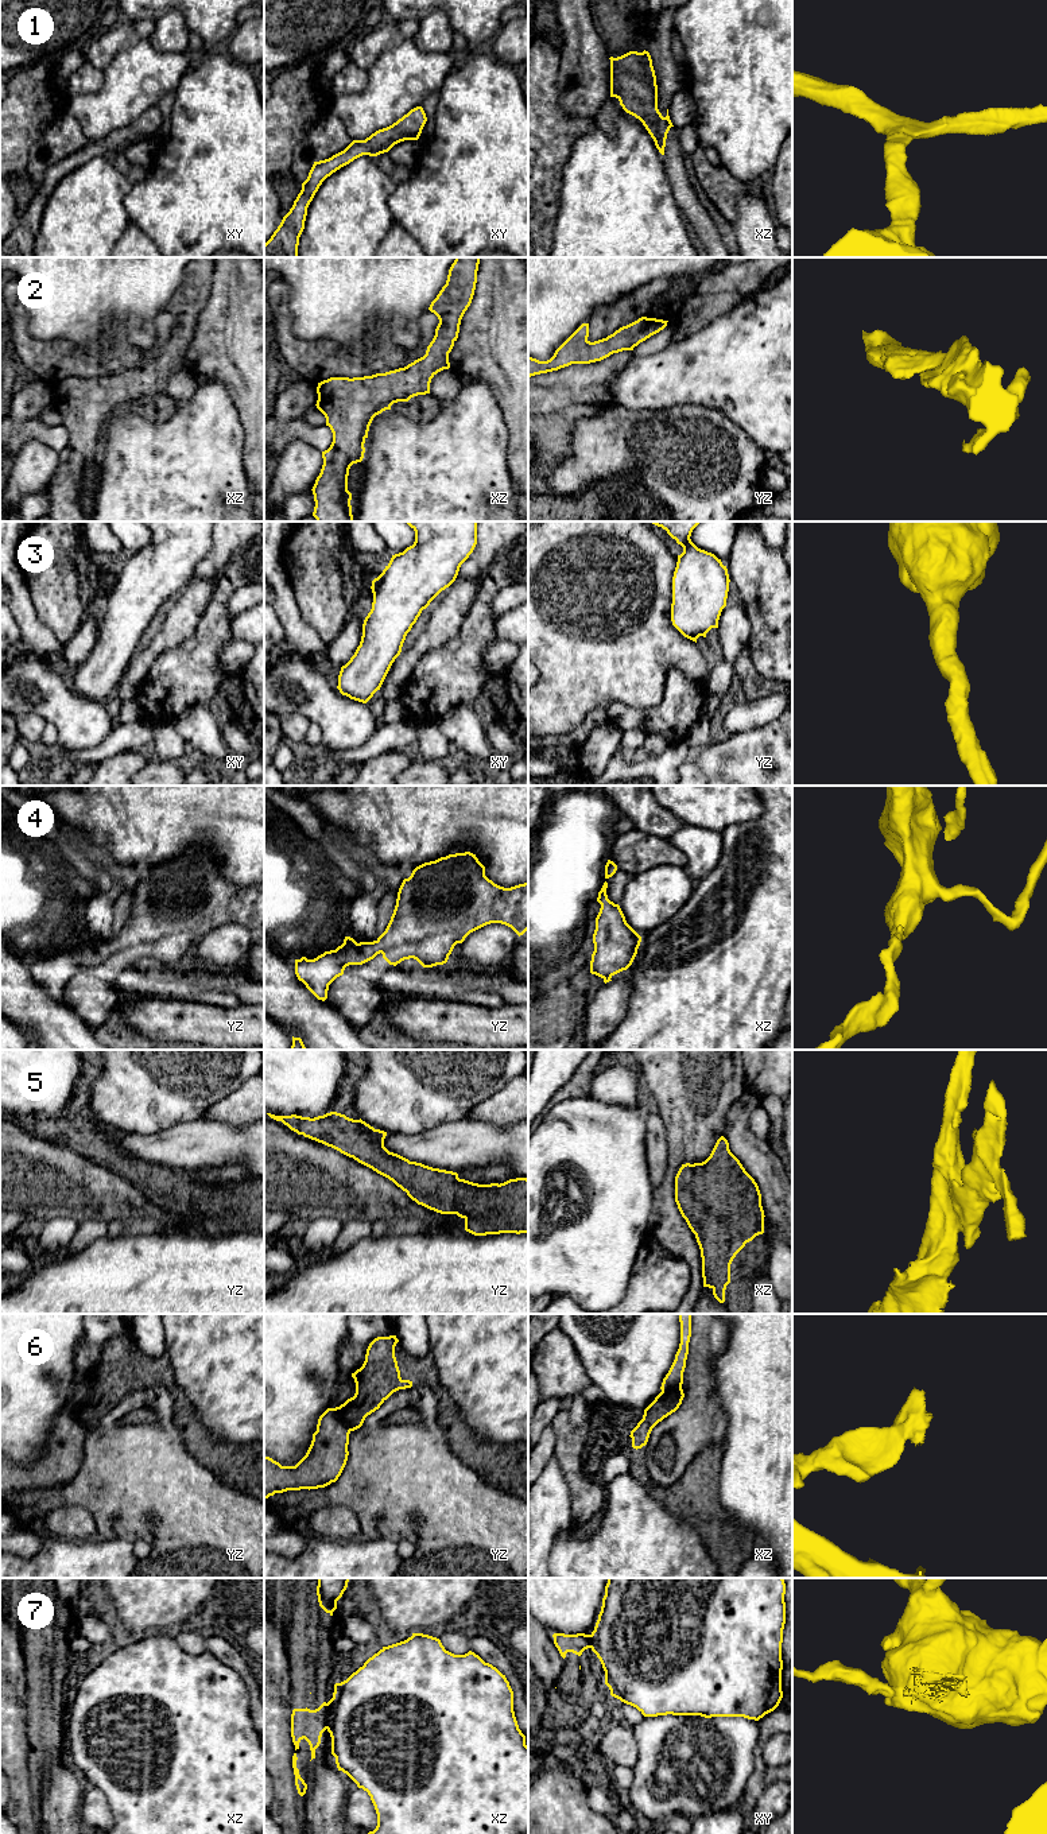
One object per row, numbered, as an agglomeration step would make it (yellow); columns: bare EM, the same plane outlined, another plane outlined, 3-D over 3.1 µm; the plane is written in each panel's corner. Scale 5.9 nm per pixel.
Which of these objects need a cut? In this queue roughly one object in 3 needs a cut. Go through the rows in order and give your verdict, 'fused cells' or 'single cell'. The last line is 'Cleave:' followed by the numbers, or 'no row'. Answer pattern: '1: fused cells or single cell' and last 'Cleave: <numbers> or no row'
1: single cell
2: single cell
3: single cell
4: single cell
5: single cell
6: fused cells
7: fused cells
Cleave: 6, 7

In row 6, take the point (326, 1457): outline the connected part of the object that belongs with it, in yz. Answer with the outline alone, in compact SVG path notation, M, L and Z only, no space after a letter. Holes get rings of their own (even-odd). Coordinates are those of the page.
M327 1408L318 1419L306 1455L295 1466L282 1466L264 1457L264 1498L287 1490L325 1488L336 1482L348 1461L349 1434L337 1410Z

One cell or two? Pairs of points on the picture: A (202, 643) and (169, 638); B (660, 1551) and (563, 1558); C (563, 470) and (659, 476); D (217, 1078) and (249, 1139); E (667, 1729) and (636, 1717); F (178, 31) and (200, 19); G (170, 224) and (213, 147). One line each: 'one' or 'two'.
A: two
B: one
C: one
D: two
E: two
F: two
G: one

